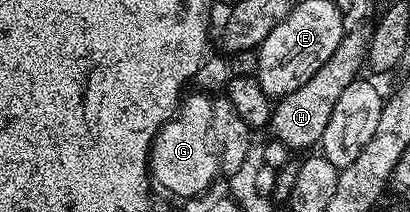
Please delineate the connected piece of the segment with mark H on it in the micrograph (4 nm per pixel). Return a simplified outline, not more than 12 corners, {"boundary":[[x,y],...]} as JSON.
{"boundary":[[366,33],[274,103],[270,137],[292,152],[322,143],[337,99],[364,69]]}

